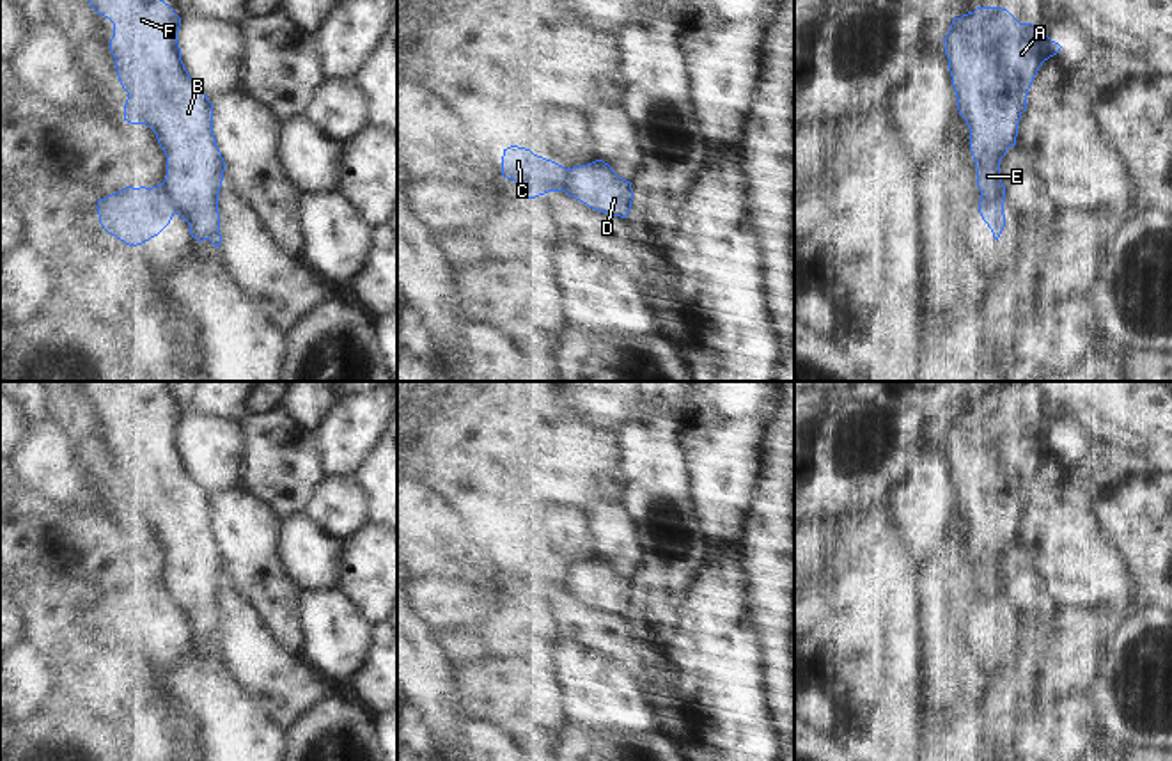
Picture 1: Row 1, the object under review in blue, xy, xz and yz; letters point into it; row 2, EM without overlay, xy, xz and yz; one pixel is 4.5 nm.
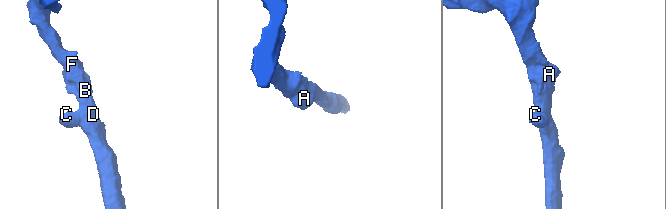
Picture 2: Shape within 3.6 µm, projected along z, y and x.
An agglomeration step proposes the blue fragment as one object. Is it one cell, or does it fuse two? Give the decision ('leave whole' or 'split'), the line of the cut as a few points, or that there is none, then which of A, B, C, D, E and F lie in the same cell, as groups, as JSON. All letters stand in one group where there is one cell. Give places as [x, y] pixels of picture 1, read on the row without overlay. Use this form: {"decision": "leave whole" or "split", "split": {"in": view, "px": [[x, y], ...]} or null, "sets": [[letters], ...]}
{"decision": "split", "split": {"in": "yz", "px": [[981, 596], [995, 609], [995, 621], [992, 625]]}, "sets": [["A", "B", "D", "E", "F"], ["C"]]}

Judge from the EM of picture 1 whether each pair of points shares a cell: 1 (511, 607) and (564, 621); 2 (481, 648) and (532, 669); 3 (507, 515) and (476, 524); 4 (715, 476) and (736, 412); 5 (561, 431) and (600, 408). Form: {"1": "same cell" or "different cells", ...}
{"1": "same cell", "2": "different cells", "3": "same cell", "4": "same cell", "5": "different cells"}

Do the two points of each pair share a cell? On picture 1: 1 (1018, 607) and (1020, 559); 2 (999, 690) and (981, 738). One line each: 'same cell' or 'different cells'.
1: same cell
2: same cell

